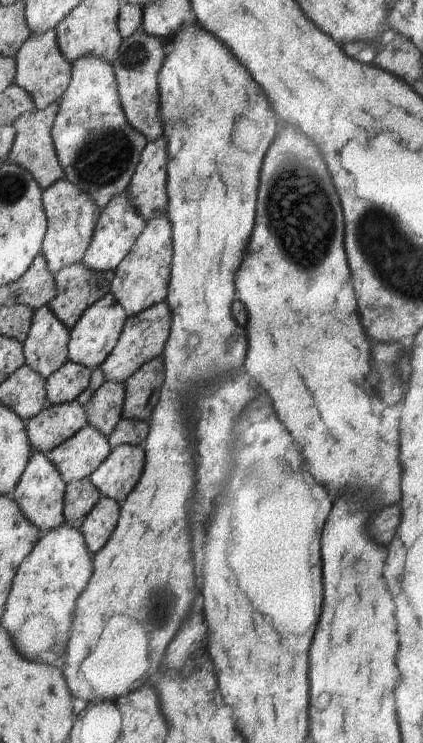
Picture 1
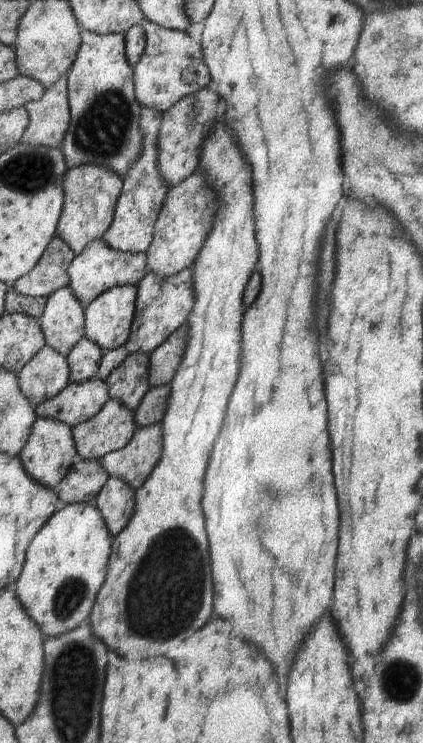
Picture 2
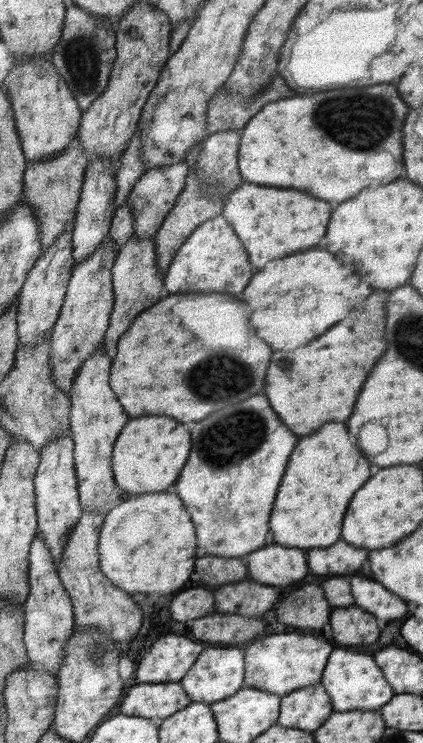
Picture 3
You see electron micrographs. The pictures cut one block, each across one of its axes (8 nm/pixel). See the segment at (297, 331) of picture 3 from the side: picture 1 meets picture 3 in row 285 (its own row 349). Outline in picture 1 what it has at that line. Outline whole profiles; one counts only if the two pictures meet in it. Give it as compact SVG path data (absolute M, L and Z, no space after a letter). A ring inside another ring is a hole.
M295 126L283 128L281 136L273 142L269 156L265 158L263 174L261 174L261 192L259 192L259 210L257 210L257 226L255 234L251 236L250 246L247 246L246 257L243 258L241 268L237 273L237 300L245 302L249 308L249 322L247 322L247 342L249 342L249 354L247 354L247 370L259 376L259 382L267 390L267 394L273 398L273 404L277 406L281 422L291 430L295 436L295 442L299 450L303 450L305 462L315 474L317 482L325 484L327 490L341 494L347 492L349 488L363 488L375 504L395 504L403 498L401 492L401 482L403 482L403 470L399 462L399 419L405 416L405 398L395 406L389 408L383 404L383 398L377 398L375 394L375 368L371 366L371 356L369 356L369 346L367 346L367 336L359 320L359 302L355 296L353 288L353 274L347 262L347 252L345 252L345 216L343 216L343 206L337 196L337 190L333 186L333 180L329 176L329 170L325 166L325 160L317 146Z

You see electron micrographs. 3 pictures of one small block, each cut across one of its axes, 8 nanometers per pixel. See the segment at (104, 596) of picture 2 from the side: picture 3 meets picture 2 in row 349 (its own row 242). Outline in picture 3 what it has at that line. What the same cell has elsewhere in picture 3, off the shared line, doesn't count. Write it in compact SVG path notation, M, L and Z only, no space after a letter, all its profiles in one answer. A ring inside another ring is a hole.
M221 215L203 222L199 228L195 229L187 242L178 250L165 275L166 294L187 292L241 294L249 286L255 274L255 268L249 262L249 254L229 222Z

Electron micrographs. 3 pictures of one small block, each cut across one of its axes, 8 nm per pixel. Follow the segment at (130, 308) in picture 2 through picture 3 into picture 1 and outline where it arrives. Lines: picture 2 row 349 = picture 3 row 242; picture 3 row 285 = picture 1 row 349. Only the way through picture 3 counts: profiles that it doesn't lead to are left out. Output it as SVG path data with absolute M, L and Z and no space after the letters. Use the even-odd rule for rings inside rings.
M109 293L106 297L98 300L83 313L78 324L71 331L69 360L92 370L100 367L114 352L115 346L118 345L127 319L126 310L123 310L121 304L115 300L114 294Z

